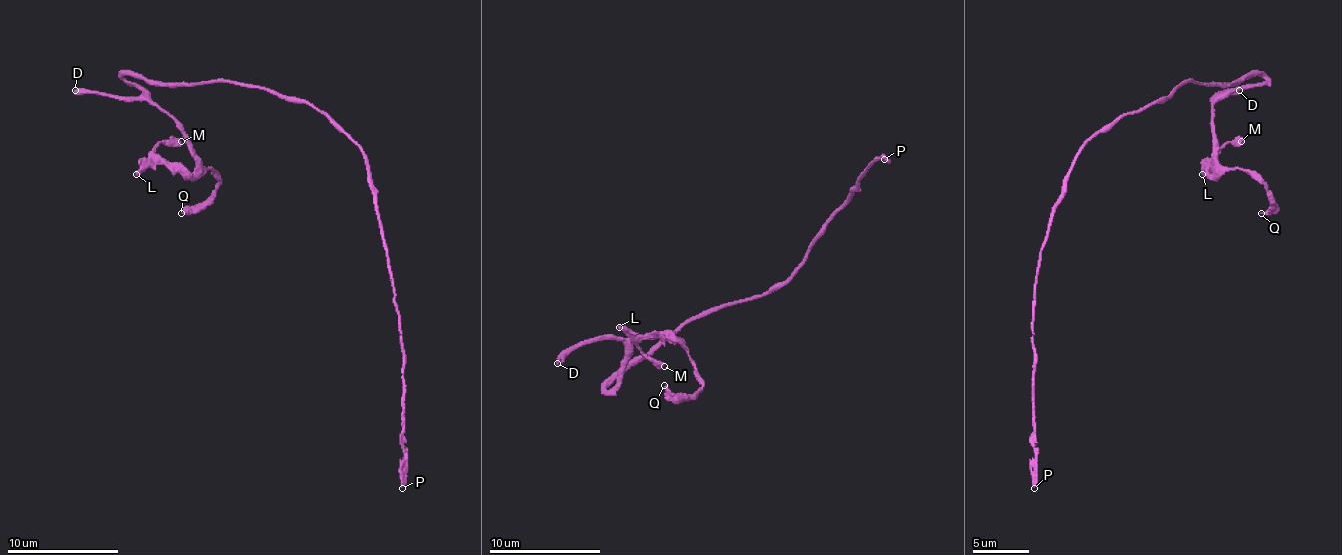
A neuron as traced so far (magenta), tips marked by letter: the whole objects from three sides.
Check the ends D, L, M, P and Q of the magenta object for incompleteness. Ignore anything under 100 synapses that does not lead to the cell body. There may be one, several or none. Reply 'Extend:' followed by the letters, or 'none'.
Extend: D

